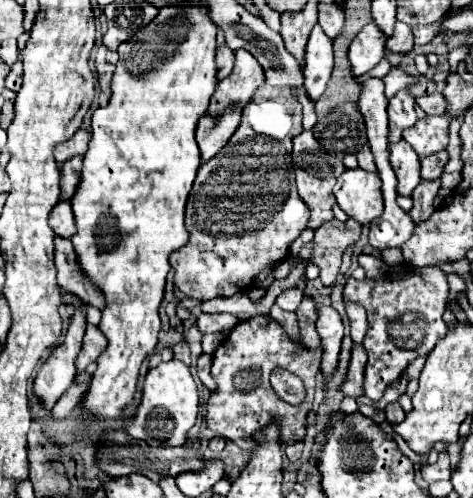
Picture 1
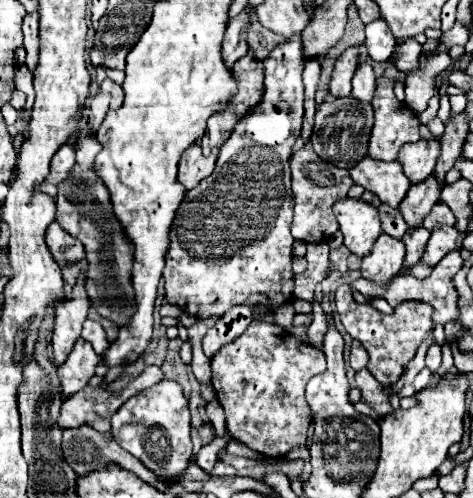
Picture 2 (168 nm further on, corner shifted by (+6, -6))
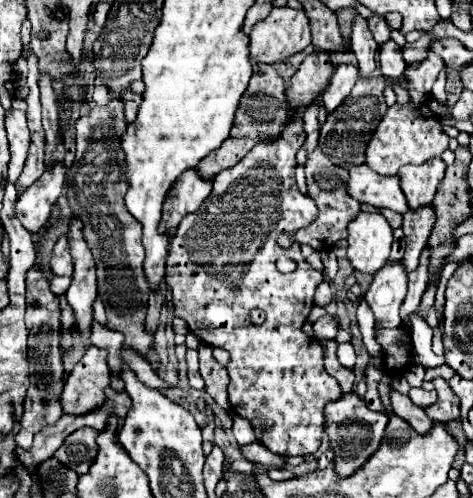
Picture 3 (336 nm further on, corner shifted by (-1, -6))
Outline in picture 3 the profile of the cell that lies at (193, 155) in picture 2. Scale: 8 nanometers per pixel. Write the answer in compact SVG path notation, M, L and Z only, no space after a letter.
M189 168L189 172L183 172L183 176L173 184L171 194L163 202L161 230L167 230L171 234L177 228L179 220L189 212L195 212L199 204L209 196L209 192L211 180L201 178L197 168Z

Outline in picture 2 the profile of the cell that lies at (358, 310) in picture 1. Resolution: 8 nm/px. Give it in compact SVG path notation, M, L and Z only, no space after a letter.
M354 340L352 350L350 350L350 366L354 368L354 372L360 372L362 368L366 368L366 364L368 364L368 354L364 346L358 340Z

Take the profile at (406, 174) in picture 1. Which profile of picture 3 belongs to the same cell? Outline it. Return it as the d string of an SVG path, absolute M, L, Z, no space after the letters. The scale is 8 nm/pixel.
M367 164L351 168L349 174L351 176L347 190L355 200L367 202L375 208L389 208L399 214L405 214L409 210L403 190L399 188L399 176L379 176L377 172L367 168Z

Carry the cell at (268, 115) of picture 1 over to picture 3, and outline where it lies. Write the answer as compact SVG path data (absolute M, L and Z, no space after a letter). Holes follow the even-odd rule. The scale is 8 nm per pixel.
M295 112L295 116L289 116L289 120L285 122L283 132L277 140L257 142L243 160L219 172L213 178L213 190L207 200L195 212L187 214L173 232L165 276L165 282L173 292L175 316L183 318L191 332L201 338L201 342L219 344L231 354L231 364L227 364L227 372L231 378L229 402L233 412L251 422L261 444L285 458L313 454L319 448L325 426L323 408L327 402L341 396L339 382L323 368L323 348L319 340L309 338L301 330L311 310L315 288L323 282L323 274L313 270L305 262L299 250L299 242L293 242L289 248L277 244L277 238L281 234L293 236L299 228L311 224L311 220L317 216L315 202L299 192L293 176L297 164L295 154L303 146L303 140L303 112ZM279 254L295 260L297 270L291 274L281 274L275 268L275 260ZM249 300L251 308L261 308L267 314L267 322L263 322L261 326L253 326L247 318Z

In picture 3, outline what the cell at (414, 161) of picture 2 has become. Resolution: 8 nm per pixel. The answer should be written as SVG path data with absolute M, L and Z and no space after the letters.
M441 158L427 160L427 164L401 168L399 170L401 190L407 196L409 208L431 204L435 196L435 188L443 180L443 174L445 174L445 162Z

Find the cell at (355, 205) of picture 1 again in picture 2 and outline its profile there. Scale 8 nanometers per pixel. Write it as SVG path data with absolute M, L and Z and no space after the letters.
M344 198L334 204L334 212L344 234L344 246L360 258L372 254L372 246L382 234L376 208L362 200Z

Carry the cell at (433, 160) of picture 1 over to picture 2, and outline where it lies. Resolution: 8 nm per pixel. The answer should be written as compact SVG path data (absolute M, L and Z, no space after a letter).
M430 176L424 184L412 186L406 194L406 198L400 202L398 210L408 224L408 228L418 228L422 226L424 218L432 210L432 206L440 198L440 188L436 188L436 178Z

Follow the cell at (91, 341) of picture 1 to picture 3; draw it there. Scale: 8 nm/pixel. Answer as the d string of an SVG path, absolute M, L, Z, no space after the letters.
M89 346L85 356L75 364L65 380L61 406L65 414L85 414L105 402L105 388L109 386L107 350Z

